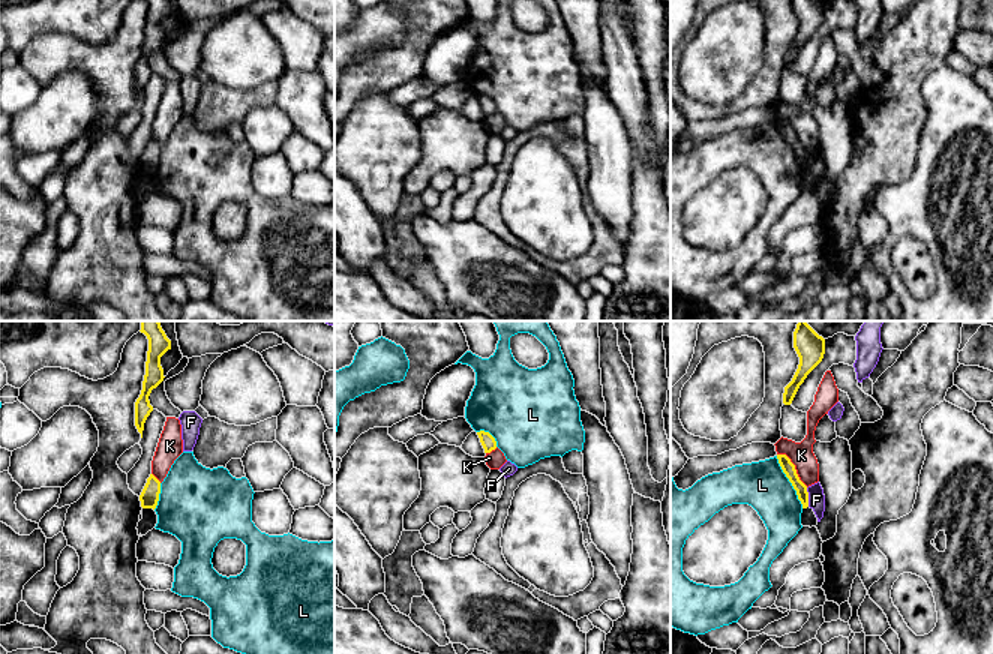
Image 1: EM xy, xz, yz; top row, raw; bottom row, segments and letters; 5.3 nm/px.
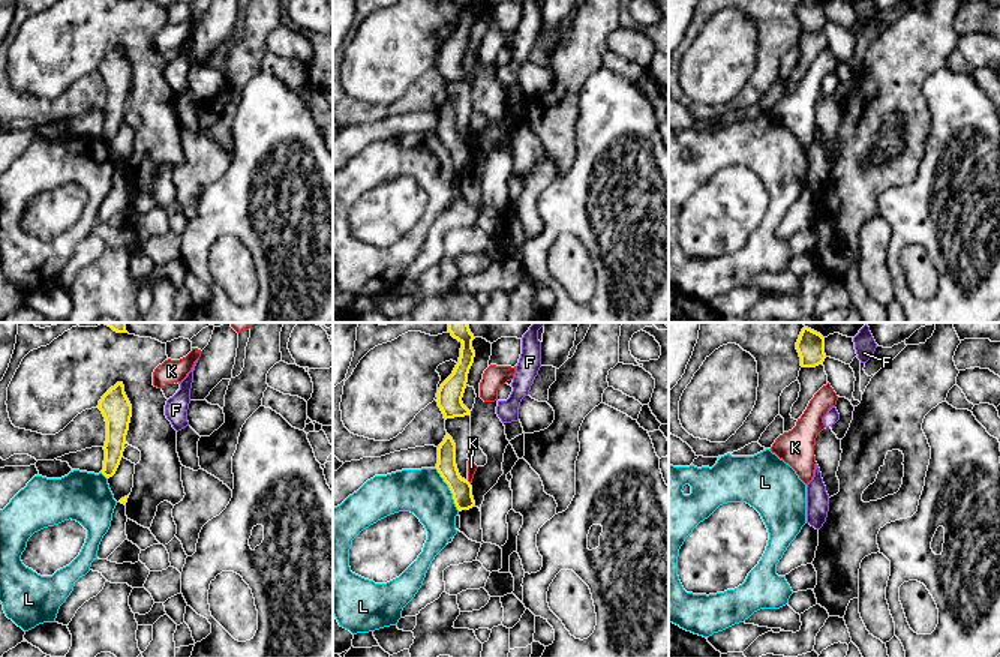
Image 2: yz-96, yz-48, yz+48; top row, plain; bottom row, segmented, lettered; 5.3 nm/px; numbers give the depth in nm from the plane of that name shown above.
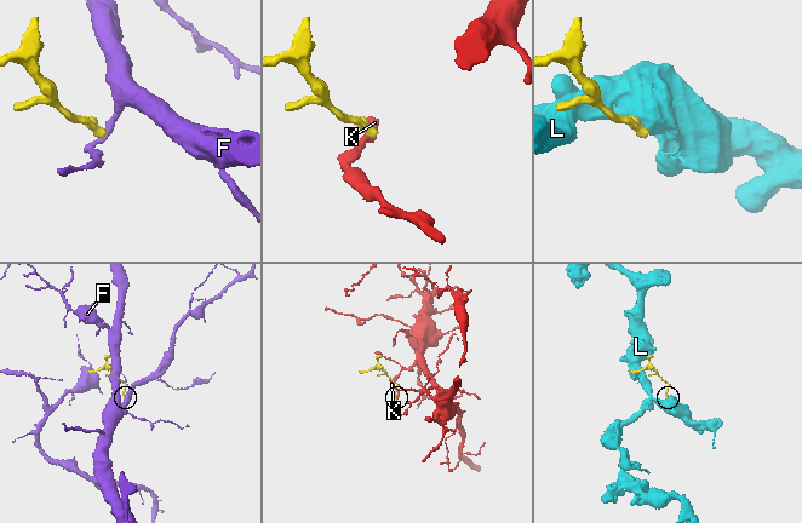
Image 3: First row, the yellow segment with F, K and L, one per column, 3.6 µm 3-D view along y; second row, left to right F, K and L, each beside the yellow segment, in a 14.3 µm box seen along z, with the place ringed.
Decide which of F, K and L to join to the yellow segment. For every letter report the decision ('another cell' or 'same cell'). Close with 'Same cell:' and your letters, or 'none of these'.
F: another cell
K: another cell
L: another cell
Same cell: none of these

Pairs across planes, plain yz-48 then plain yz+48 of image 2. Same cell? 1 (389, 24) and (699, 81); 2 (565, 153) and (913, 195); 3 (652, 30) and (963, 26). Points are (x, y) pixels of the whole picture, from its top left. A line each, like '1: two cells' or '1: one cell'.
1: one cell
2: two cells
3: one cell

